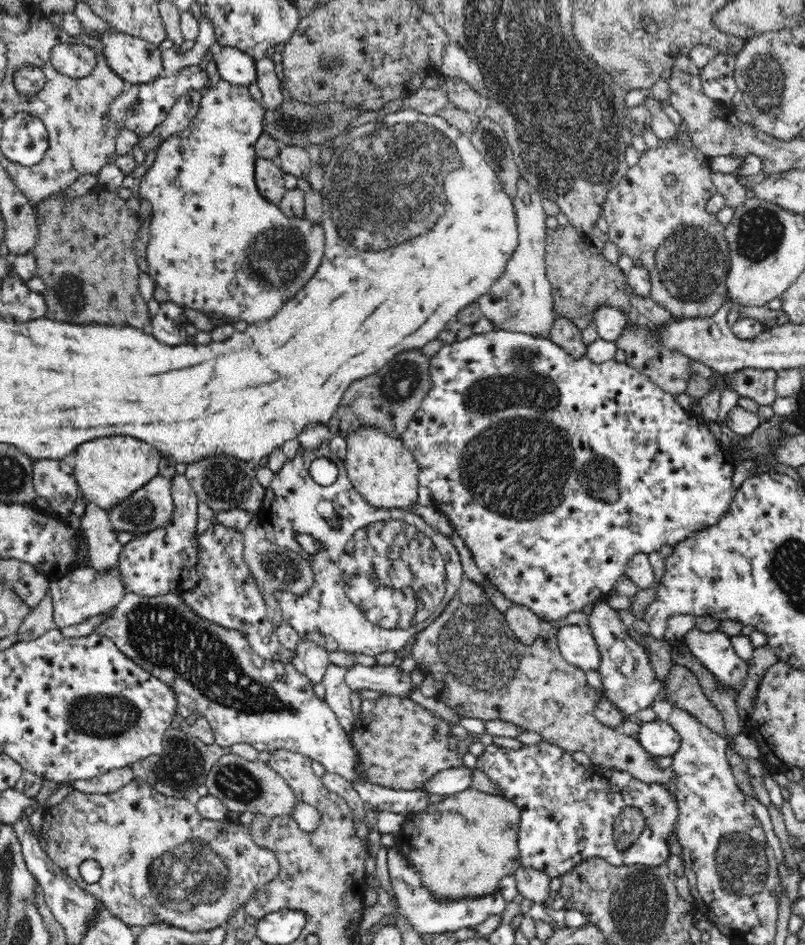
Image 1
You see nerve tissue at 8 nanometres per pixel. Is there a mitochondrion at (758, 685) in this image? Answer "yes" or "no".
no

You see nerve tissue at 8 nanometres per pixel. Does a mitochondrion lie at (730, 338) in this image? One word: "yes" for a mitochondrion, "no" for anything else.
no

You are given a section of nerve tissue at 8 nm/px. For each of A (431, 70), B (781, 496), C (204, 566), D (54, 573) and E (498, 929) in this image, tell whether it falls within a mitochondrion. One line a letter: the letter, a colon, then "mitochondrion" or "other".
A: other
B: other
C: other
D: other
E: other

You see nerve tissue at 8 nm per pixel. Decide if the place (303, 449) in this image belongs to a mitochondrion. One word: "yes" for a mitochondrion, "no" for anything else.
no

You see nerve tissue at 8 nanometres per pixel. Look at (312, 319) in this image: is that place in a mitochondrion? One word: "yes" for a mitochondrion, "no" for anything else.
no

